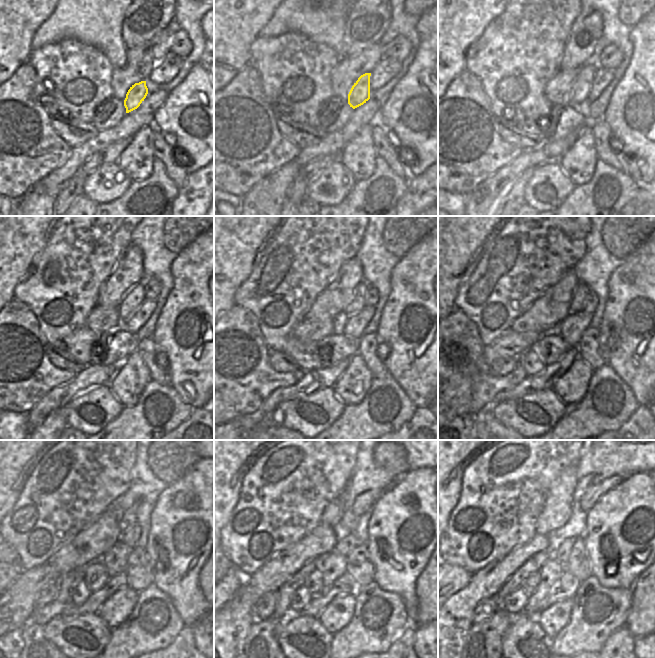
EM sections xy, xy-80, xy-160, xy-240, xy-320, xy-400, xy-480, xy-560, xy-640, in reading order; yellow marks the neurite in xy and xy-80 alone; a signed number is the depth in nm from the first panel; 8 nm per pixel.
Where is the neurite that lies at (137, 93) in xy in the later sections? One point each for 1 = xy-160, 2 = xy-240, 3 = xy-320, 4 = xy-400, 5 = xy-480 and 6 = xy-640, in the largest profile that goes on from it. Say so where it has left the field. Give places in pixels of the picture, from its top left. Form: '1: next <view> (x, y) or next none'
1: next xy-160 (578, 96)
2: next xy-240 (134, 298)
3: next xy-320 (356, 304)
4: next xy-400 (581, 290)
5: next xy-480 (128, 517)
6: next xy-640 (589, 499)

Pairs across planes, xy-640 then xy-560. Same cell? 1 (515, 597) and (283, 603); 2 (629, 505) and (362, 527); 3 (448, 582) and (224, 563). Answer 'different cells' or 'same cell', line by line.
1: different cells
2: different cells
3: different cells

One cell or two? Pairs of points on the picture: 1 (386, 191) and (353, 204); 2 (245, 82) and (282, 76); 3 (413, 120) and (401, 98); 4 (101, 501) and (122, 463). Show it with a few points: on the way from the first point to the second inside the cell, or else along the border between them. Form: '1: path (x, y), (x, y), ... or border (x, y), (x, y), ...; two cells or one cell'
1: path (378, 196), (370, 204), (361, 204); one cell
2: border (248, 64), (257, 72), (261, 91), (268, 102); two cells
3: path (413, 115), (413, 110), (406, 103); one cell
4: path (101, 492), (101, 484), (113, 472); one cell

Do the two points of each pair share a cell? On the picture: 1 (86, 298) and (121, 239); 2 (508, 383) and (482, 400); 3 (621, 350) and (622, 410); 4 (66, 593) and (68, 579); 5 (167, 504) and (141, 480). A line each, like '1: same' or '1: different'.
1: same
2: same
3: different
4: same
5: different

